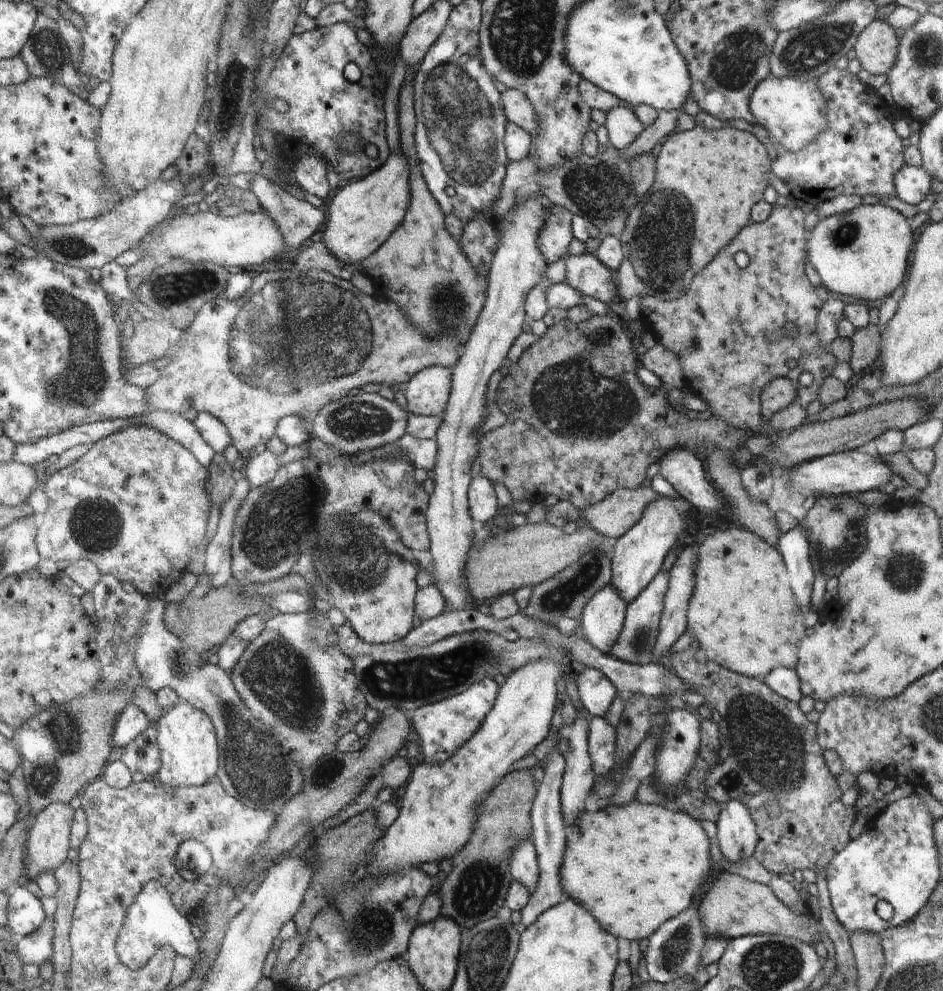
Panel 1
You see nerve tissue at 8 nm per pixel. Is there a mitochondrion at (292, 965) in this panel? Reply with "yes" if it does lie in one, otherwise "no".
no

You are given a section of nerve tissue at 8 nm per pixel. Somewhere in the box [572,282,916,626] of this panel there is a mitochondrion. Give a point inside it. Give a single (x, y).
(822, 558)

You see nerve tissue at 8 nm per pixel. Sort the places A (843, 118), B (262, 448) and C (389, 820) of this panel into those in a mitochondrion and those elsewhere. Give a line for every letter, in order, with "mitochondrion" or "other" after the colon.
A: other
B: other
C: other

